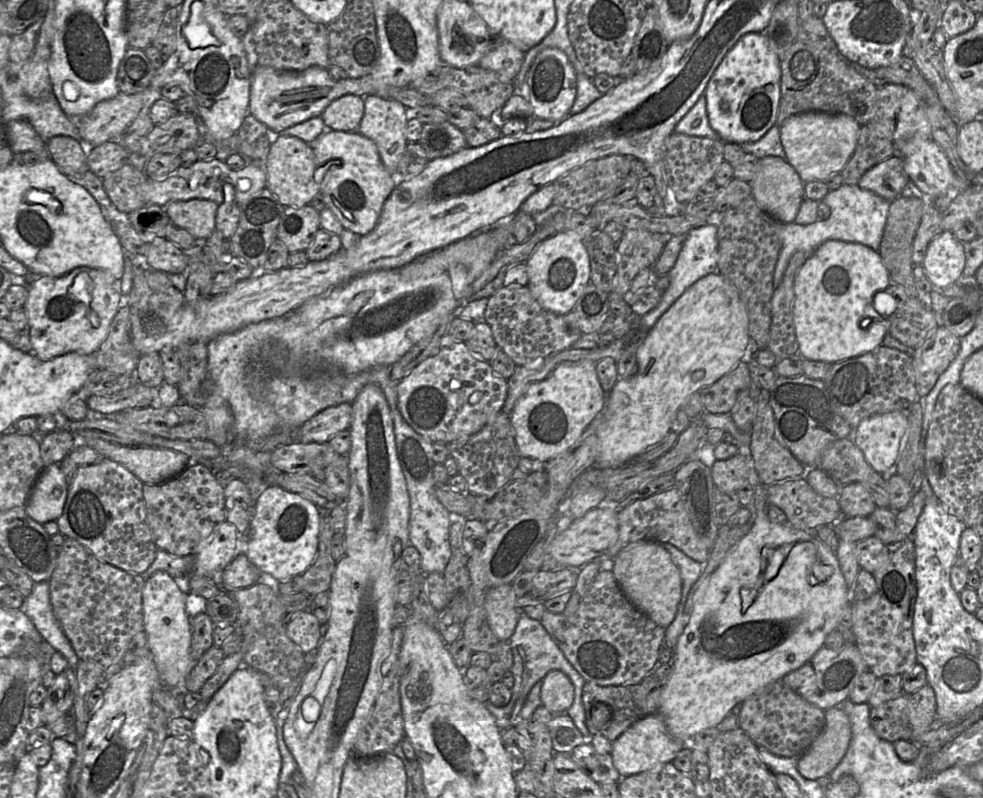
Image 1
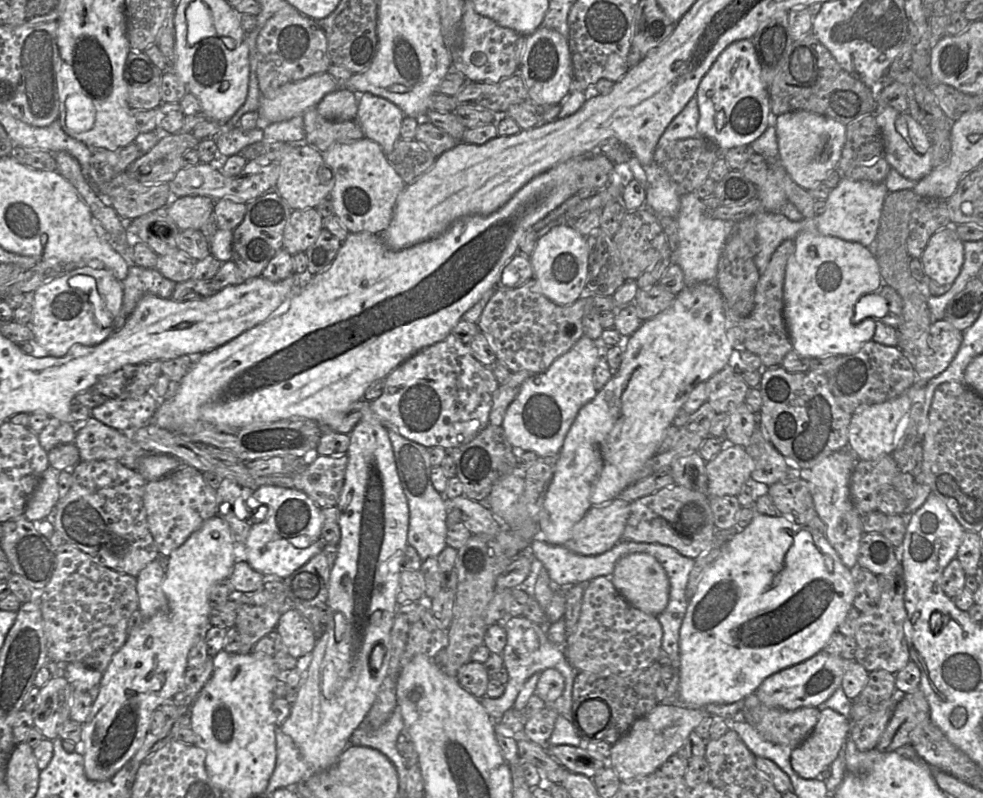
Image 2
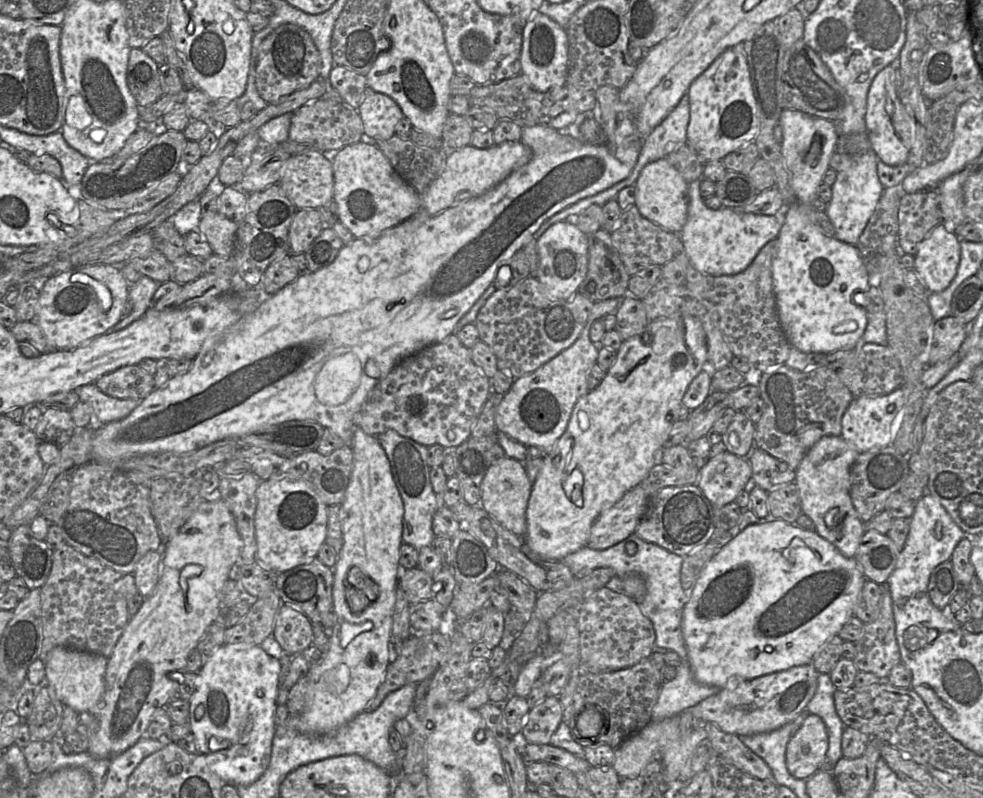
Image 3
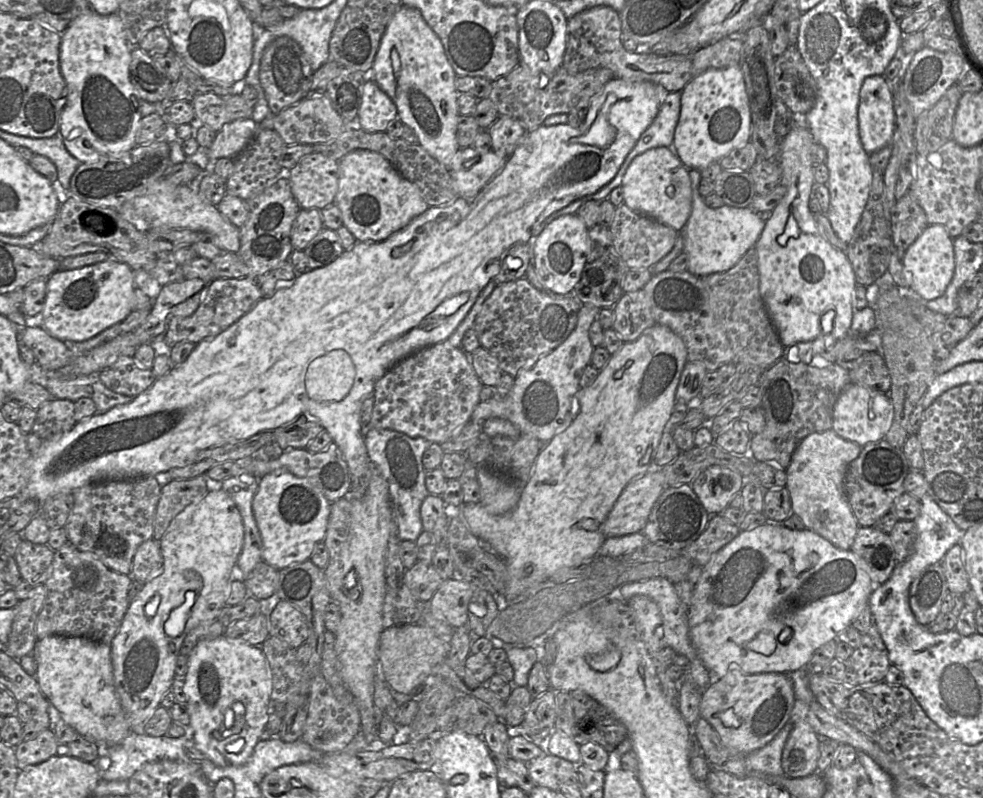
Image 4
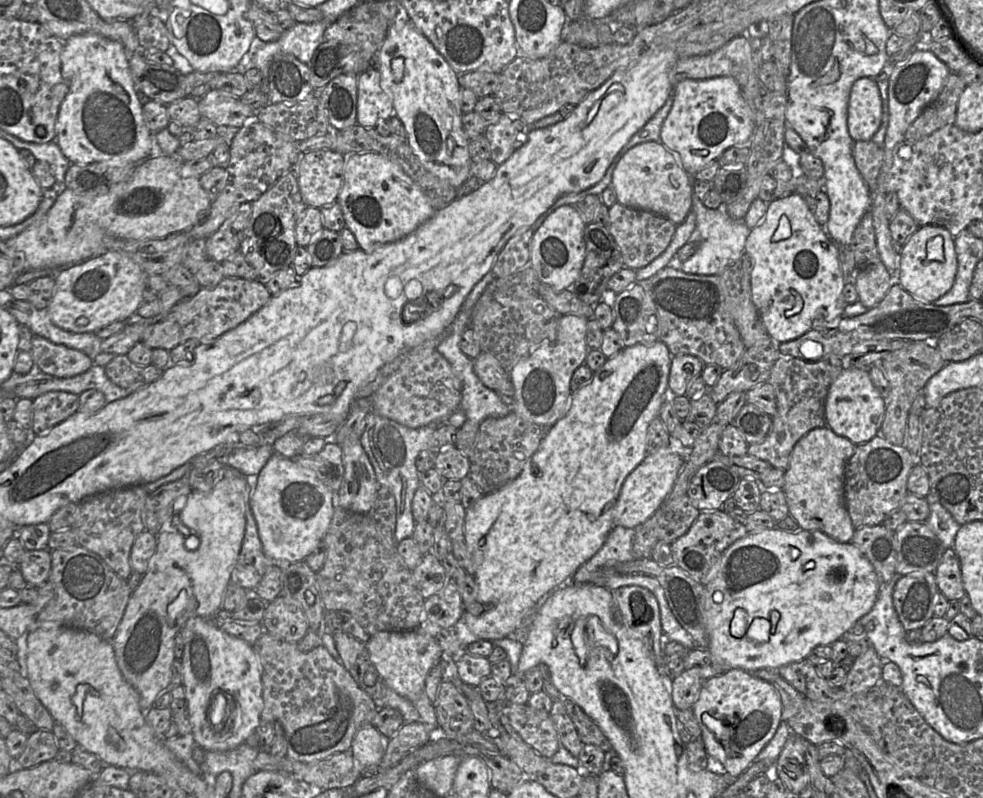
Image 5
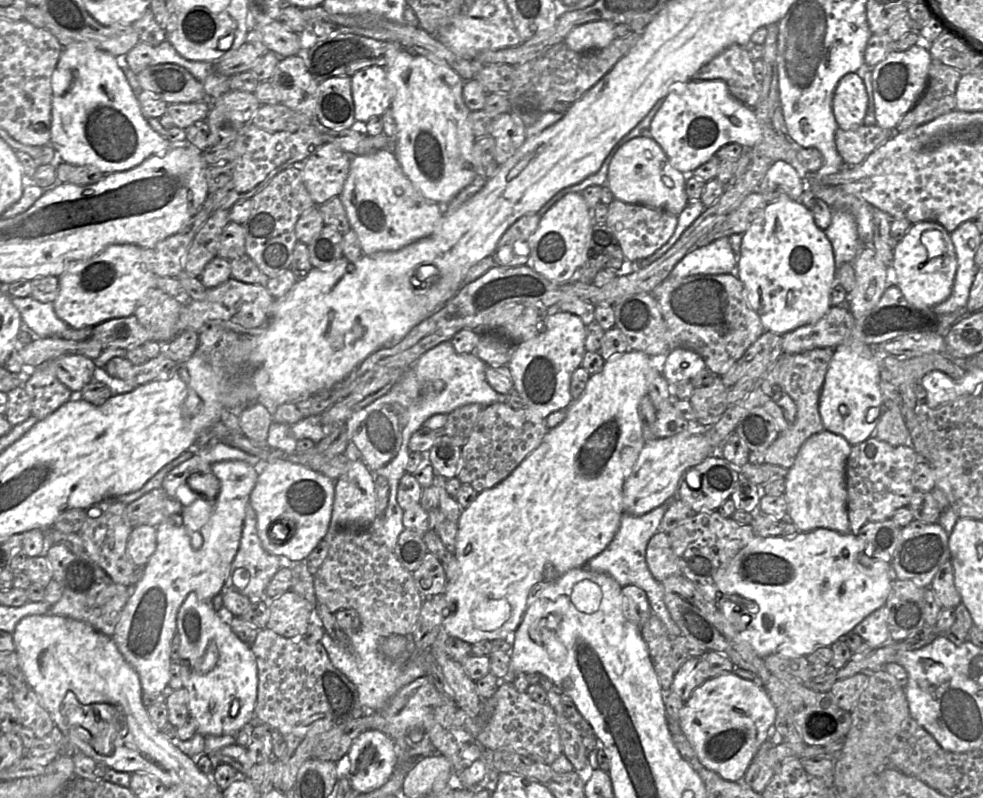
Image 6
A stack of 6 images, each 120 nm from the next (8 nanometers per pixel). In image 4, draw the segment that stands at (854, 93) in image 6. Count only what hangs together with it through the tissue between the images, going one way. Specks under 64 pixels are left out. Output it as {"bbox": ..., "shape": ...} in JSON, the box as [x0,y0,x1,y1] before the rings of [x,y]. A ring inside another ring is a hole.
{"bbox":[858,75,895,154],"shape":[[[882,75],[867,77],[859,94],[858,123],[860,140],[868,154],[891,145],[895,119],[893,97],[886,80]]]}

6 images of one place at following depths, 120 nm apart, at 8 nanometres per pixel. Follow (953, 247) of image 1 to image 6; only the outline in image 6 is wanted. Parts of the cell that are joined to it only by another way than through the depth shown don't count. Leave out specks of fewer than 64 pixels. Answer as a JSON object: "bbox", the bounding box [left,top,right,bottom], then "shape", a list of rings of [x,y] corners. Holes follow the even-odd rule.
{"bbox":[893,222,957,308],"shape":[[[933,222],[913,224],[893,249],[894,284],[918,308],[932,308],[946,300],[953,288],[957,258],[950,234]]]}

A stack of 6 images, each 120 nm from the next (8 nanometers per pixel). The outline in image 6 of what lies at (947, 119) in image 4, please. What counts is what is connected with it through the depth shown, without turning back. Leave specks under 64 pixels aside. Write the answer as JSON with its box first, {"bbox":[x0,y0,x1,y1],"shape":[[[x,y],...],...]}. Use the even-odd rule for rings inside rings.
{"bbox":[895,60,962,132],"shape":[[[938,60],[929,68],[925,92],[905,114],[895,132],[906,132],[956,110],[956,90],[962,73]]]}

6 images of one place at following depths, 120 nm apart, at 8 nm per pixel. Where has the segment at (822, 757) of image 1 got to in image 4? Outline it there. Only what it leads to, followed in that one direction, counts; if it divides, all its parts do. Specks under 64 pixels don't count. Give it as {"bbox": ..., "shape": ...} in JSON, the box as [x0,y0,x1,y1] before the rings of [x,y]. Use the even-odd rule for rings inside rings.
{"bbox":[781,722,820,778],"shape":[[[805,722],[794,723],[781,757],[784,776],[803,778],[818,772],[820,737]]]}

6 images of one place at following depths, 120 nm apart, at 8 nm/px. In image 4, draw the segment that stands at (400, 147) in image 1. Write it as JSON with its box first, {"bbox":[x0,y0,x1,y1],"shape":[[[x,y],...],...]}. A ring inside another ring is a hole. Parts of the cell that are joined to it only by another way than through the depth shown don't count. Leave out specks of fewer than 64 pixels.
{"bbox":[356,80,397,132],"shape":[[[366,80],[362,86],[361,103],[356,125],[366,132],[385,132],[388,125],[397,118],[394,102],[373,80]]]}

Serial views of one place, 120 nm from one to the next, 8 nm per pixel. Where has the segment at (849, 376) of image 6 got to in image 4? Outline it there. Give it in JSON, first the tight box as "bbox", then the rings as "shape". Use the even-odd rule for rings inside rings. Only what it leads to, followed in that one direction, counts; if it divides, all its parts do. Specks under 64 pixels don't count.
{"bbox":[832,383,894,447],"shape":[[[850,383],[840,393],[833,408],[832,430],[841,438],[855,442],[861,447],[884,439],[894,416],[888,394],[872,391],[864,386]]]}

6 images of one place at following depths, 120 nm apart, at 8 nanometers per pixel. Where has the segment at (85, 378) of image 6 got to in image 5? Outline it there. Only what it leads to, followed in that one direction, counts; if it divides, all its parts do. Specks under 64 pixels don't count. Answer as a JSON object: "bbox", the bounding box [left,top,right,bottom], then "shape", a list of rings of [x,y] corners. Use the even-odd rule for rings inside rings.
{"bbox":[31,335,94,378],"shape":[[[34,335],[31,354],[42,372],[58,378],[70,378],[86,372],[94,360],[77,349],[55,344]]]}

